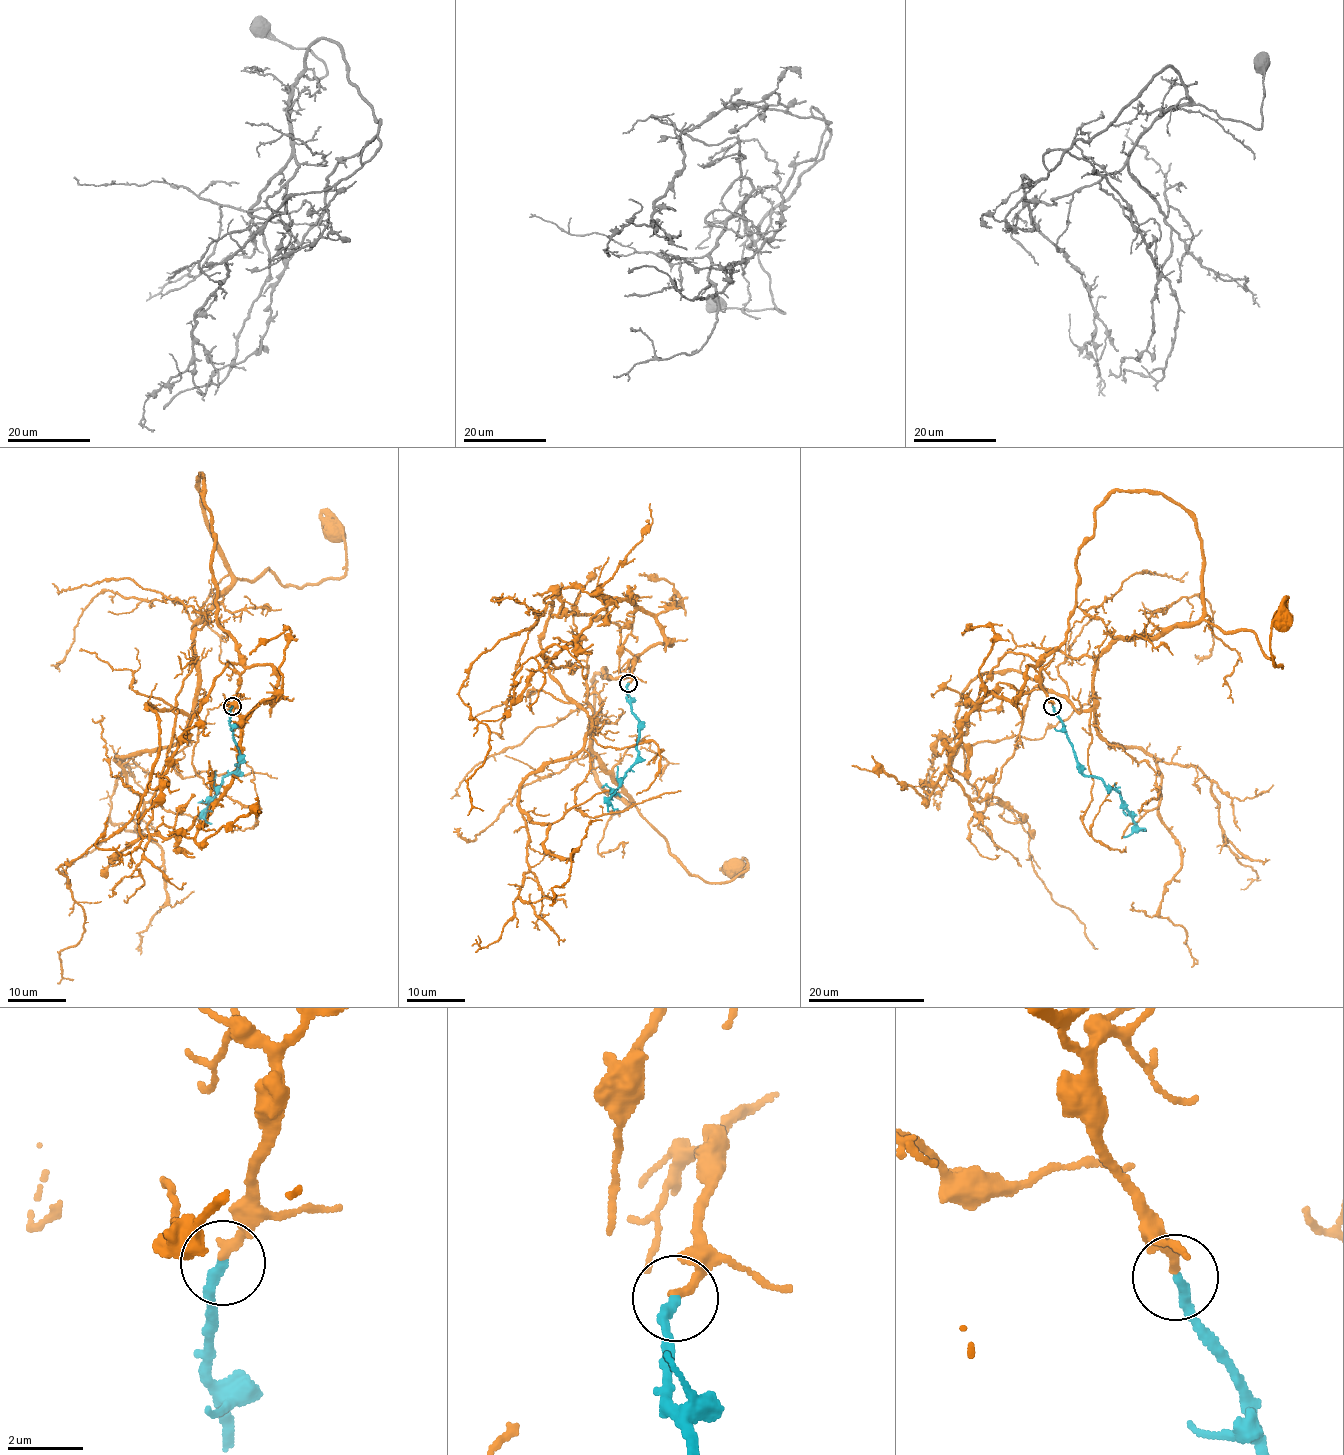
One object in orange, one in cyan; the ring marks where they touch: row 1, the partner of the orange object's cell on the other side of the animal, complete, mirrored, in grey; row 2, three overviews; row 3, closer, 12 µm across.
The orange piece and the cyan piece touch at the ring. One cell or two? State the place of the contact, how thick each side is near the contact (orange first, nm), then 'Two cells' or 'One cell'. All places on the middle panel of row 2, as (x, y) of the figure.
Place: (628, 683). Thickness 240 nm (orange) against 280 nm. One cell

